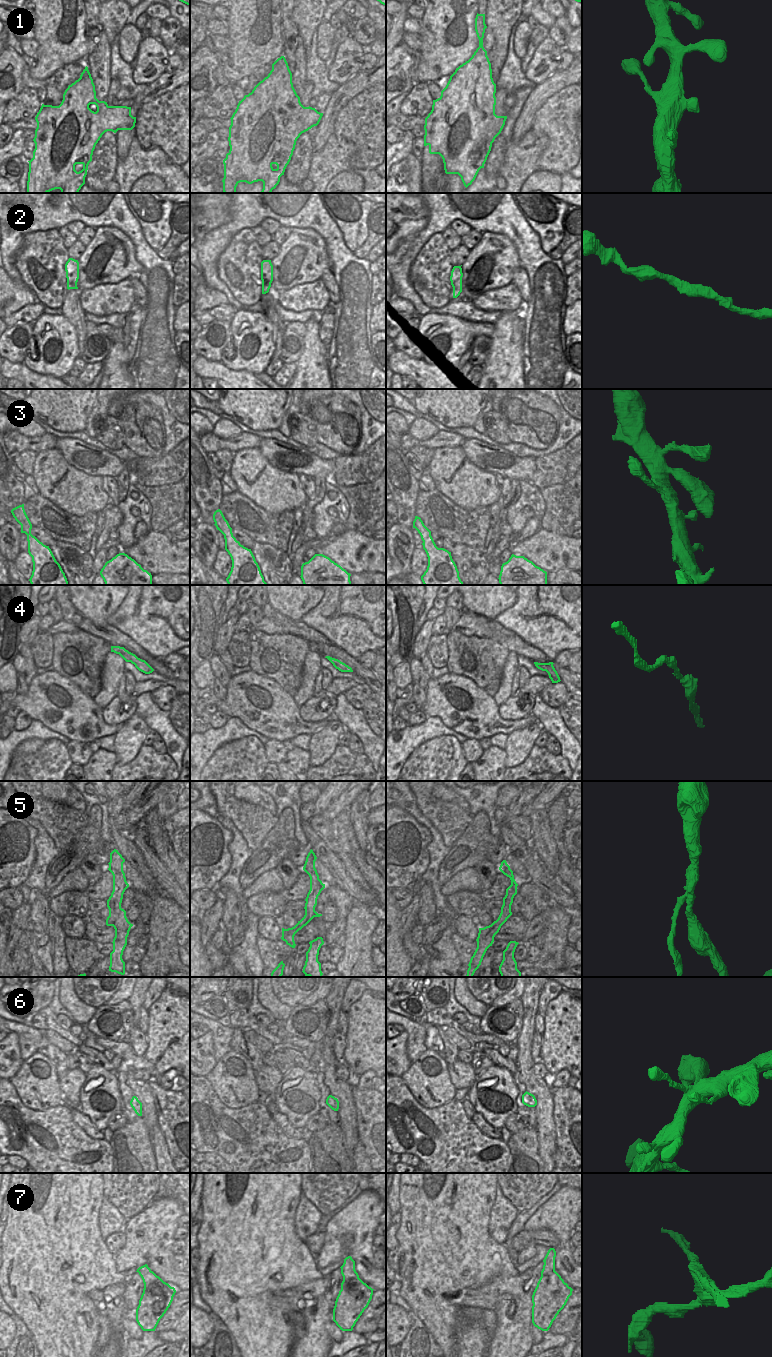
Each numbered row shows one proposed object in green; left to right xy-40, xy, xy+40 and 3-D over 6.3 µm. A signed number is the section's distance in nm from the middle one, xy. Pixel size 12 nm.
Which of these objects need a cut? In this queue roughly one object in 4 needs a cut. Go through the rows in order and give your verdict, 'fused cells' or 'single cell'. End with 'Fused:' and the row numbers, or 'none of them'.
1: single cell
2: single cell
3: single cell
4: single cell
5: fused cells
6: single cell
7: fused cells
Fused: 5, 7

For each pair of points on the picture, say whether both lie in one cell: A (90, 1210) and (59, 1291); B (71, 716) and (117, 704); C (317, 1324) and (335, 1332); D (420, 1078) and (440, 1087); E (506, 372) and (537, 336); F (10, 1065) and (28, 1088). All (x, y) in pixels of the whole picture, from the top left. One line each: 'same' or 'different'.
A: same
B: different
C: different
D: same
E: different
F: different

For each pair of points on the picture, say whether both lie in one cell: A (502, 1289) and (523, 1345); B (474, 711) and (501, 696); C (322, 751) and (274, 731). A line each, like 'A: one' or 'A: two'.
A: one
B: two
C: two

